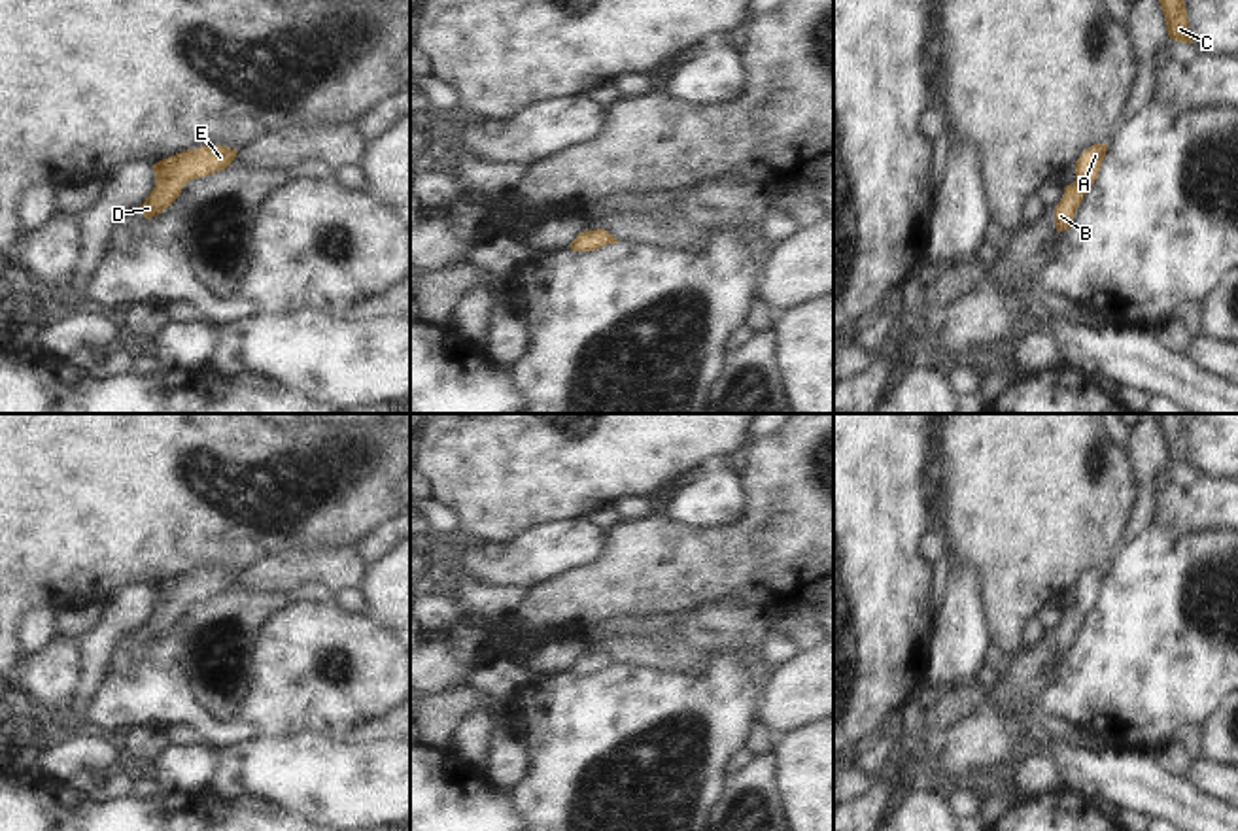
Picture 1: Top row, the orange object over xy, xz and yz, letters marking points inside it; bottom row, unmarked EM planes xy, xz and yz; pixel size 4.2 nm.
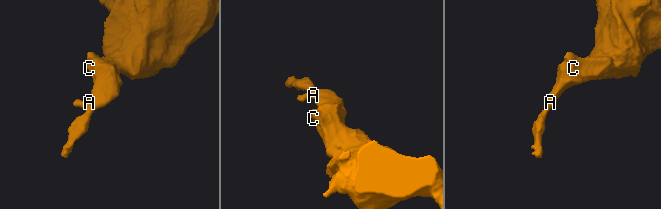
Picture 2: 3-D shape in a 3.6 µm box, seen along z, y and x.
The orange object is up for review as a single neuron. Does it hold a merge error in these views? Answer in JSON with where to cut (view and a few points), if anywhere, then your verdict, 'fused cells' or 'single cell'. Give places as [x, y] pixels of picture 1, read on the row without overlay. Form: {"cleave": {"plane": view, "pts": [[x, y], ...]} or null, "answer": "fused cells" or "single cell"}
{"cleave": null, "answer": "single cell"}

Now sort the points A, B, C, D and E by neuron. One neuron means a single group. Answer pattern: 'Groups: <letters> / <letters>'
Groups: A B C D E.

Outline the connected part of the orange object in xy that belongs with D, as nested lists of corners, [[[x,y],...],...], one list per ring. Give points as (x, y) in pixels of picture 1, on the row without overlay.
[[[202,568],[155,585],[151,589],[155,610],[138,635],[146,642],[163,636],[180,619],[185,606],[225,593],[236,576],[236,572],[227,568]]]

